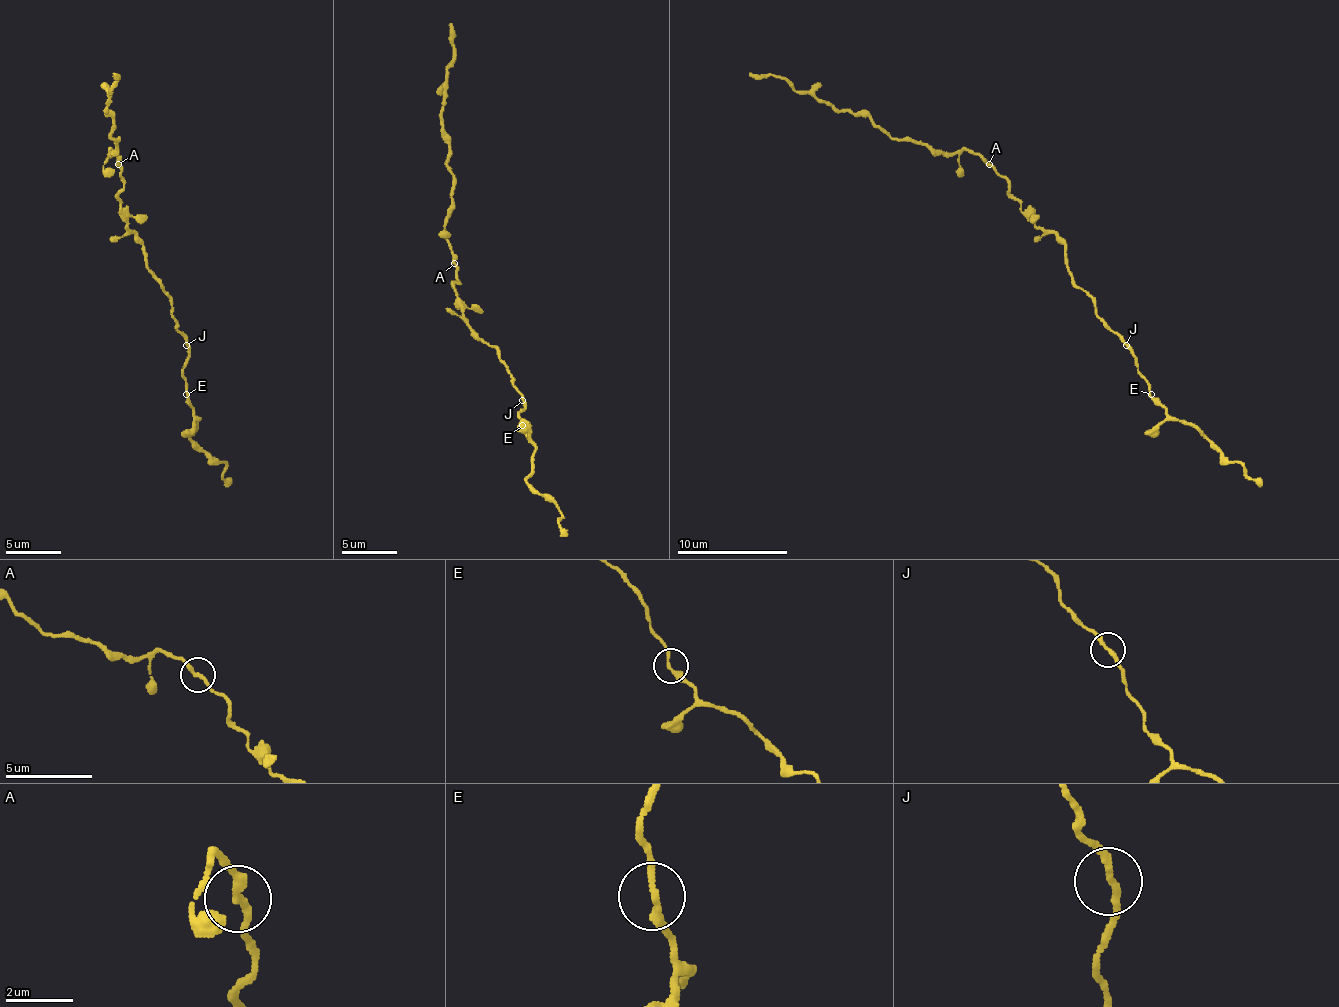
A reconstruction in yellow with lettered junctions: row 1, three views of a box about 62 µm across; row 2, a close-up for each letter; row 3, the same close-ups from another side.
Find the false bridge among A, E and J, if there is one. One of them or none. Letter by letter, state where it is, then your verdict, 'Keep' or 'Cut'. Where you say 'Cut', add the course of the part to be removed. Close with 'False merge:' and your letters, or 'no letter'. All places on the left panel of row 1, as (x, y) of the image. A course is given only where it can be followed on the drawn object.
A: Place: (118, 164). Keep
E: Place: (186, 394). Keep
J: Place: (186, 345). Keep
False merge: no letter

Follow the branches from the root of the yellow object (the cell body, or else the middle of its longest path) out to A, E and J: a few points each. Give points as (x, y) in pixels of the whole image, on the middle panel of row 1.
A: (467, 326), (464, 304), (453, 290), (459, 282), (453, 262)
E: (467, 326), (484, 342), (492, 345), (508, 367), (511, 383), (525, 400), (519, 411), (522, 425)
J: (467, 326), (497, 350), (522, 400)

